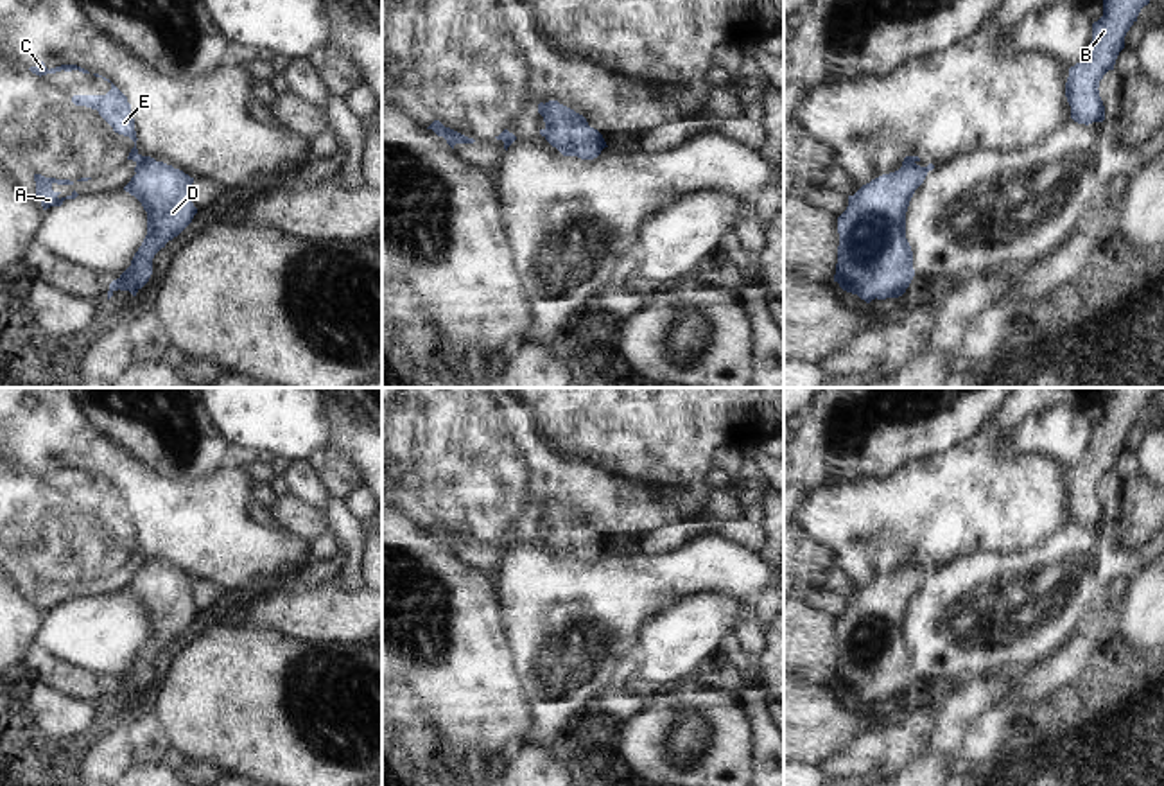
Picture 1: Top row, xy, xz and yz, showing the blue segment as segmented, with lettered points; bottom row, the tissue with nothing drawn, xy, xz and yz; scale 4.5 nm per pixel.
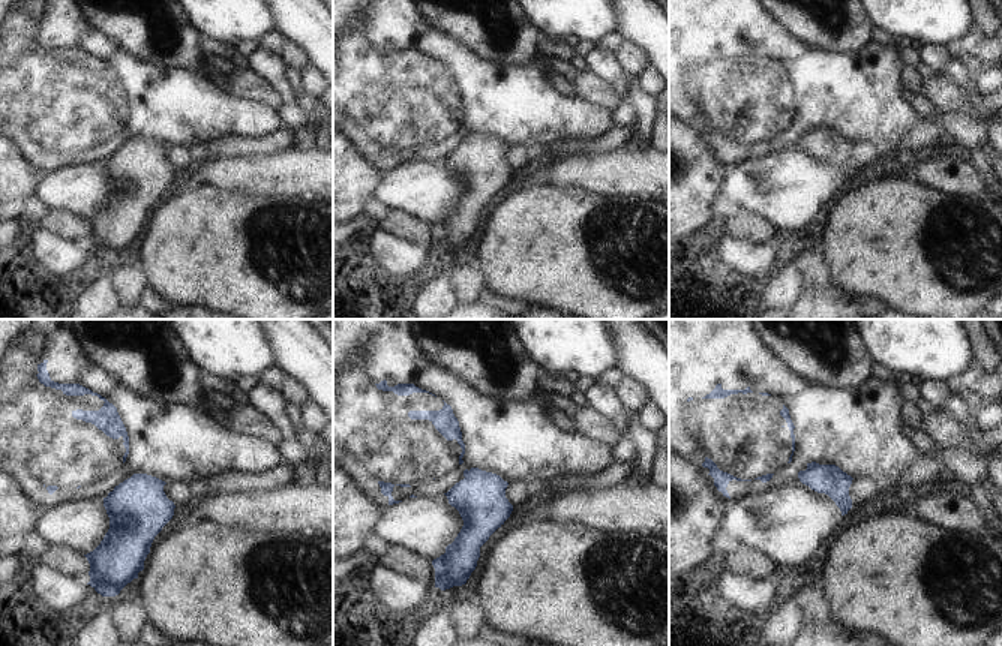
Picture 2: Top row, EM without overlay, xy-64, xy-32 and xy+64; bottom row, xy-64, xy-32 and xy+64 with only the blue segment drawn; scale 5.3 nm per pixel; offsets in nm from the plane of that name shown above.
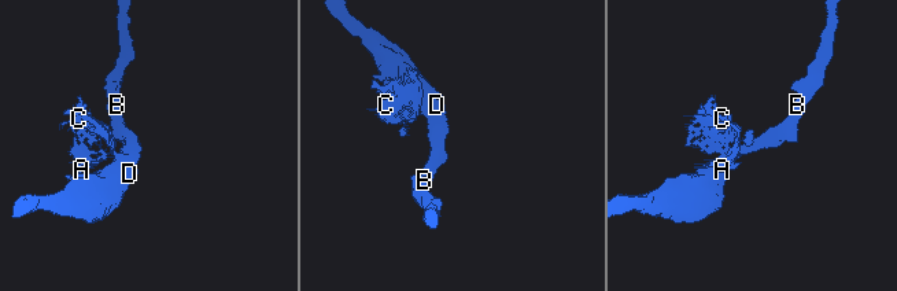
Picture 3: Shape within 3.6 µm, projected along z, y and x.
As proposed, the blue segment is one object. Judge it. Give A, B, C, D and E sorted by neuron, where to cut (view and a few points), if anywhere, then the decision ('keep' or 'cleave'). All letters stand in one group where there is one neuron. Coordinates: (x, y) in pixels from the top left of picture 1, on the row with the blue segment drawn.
groups A C E / B D; cut xy (155, 160), (146, 162), (137, 174); cleave

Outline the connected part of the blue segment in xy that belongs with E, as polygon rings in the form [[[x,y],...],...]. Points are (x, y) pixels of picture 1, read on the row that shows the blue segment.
[[[102,77],[111,84],[111,90],[106,95],[74,95],[72,102],[75,106],[86,106],[97,109],[99,115],[113,127],[115,133],[129,136],[135,142],[127,160],[136,163],[135,172],[142,170],[143,163],[154,163],[156,160],[151,156],[142,156],[136,149],[136,131],[135,118],[131,115],[131,104],[127,97],[106,77]]]

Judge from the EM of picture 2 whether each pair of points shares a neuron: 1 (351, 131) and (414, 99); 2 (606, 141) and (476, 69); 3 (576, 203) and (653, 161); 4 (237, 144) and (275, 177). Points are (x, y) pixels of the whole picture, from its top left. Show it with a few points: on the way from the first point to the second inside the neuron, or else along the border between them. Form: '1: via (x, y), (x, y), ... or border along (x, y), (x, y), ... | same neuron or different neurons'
1: via (366, 116), (381, 101), (399, 101) | same neuron
2: border along (612, 126), (591, 138), (563, 140) | different neurons
3: border along (558, 186), (603, 197), (627, 198) | different neurons
4: border along (285, 147), (269, 155), (237, 155), (216, 159) | different neurons

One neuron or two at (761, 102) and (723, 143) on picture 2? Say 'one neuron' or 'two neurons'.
one neuron

